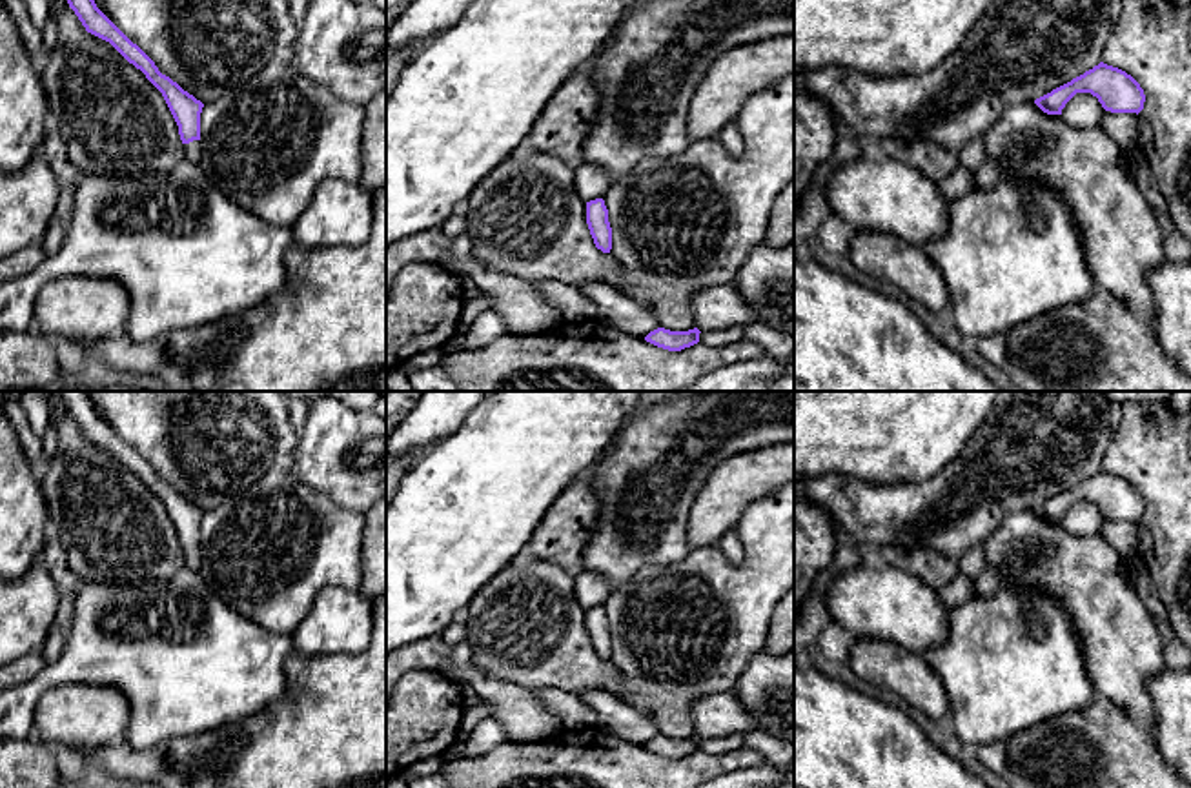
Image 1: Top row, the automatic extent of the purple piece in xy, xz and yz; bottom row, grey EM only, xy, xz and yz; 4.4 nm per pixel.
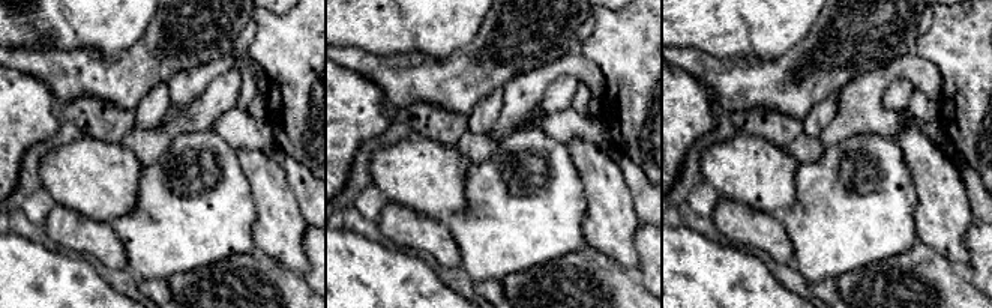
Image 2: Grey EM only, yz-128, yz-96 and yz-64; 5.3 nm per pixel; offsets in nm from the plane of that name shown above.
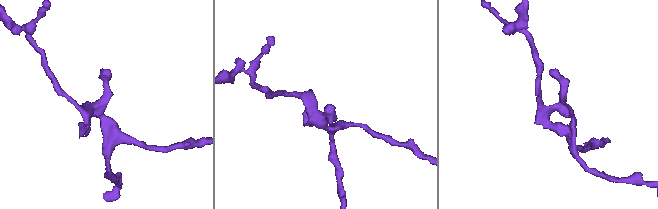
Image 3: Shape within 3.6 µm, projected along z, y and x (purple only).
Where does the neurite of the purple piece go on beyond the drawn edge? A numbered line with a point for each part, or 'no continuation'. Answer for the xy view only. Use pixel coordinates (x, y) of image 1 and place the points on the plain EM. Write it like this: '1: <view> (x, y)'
1: xy (193, 557)

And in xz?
no continuation

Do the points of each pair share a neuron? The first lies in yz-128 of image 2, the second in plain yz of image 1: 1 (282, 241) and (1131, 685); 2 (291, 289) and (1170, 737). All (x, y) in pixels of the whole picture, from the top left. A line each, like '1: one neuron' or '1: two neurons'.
1: one neuron
2: two neurons

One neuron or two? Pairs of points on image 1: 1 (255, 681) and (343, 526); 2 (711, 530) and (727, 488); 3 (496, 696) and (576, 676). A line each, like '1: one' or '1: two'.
1: two
2: one
3: two

